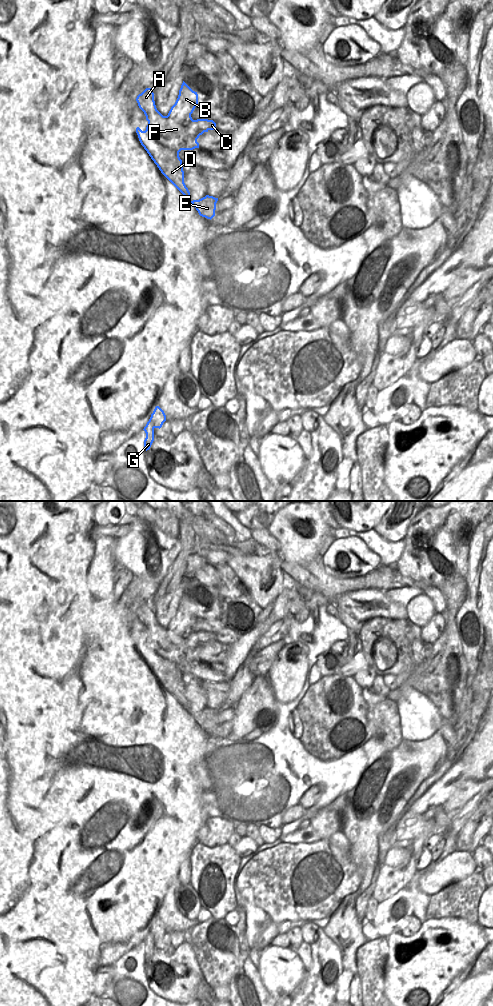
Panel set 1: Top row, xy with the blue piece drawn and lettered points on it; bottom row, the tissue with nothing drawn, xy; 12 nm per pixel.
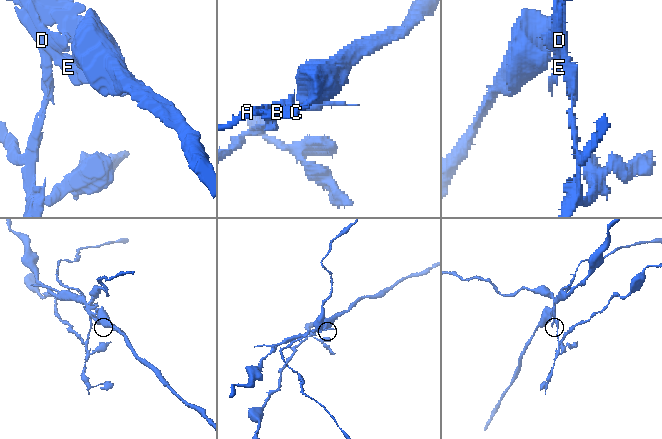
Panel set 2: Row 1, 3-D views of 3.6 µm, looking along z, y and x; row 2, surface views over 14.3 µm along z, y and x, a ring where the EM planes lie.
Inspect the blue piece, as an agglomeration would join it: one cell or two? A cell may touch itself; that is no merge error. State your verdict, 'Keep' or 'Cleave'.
Cleave

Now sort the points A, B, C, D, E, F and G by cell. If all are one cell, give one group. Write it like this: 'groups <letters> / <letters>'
groups A / B C D E F G

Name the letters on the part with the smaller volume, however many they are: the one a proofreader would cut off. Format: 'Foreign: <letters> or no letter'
Foreign: A

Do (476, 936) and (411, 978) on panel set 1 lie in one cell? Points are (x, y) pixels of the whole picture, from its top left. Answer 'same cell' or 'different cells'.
same cell

